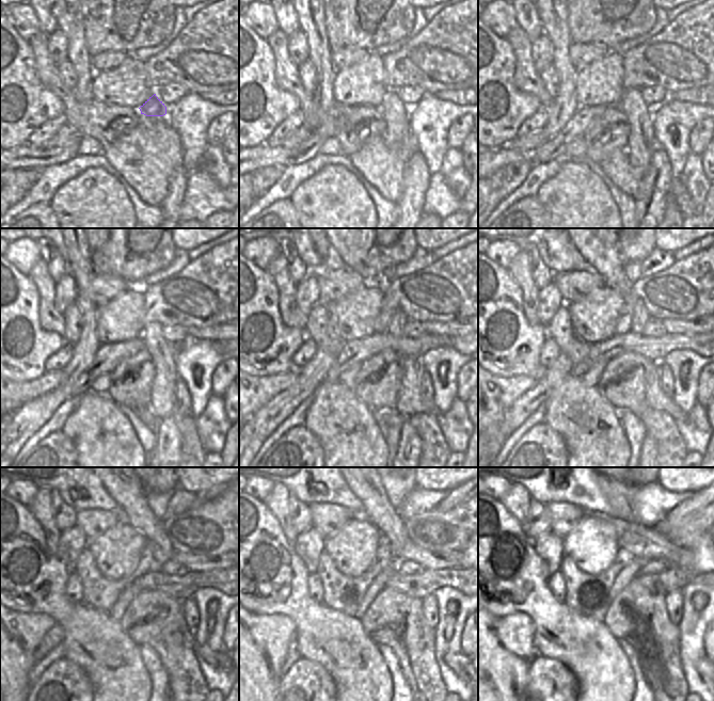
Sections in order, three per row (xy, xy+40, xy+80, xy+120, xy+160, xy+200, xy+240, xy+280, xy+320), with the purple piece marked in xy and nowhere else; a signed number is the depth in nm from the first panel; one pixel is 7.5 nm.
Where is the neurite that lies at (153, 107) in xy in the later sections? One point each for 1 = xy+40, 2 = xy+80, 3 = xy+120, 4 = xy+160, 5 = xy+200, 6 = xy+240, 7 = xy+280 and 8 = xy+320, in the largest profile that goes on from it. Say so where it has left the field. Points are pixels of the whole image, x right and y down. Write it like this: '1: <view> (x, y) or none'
1: xy+40 (398, 138)
2: xy+80 (641, 139)
3: xy+120 (163, 403)
4: xy+160 (410, 401)
5: xy+200 (656, 398)
6: xy+240 (126, 489)
7: xy+280 (368, 489)
8: xy+320 (616, 493)

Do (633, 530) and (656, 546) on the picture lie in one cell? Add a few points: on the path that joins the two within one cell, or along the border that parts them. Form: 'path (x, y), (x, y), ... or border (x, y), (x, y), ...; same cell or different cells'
path (638, 536), (651, 545); same cell

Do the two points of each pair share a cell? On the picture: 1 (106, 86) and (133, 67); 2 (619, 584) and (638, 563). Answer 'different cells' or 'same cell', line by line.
1: same cell
2: same cell

